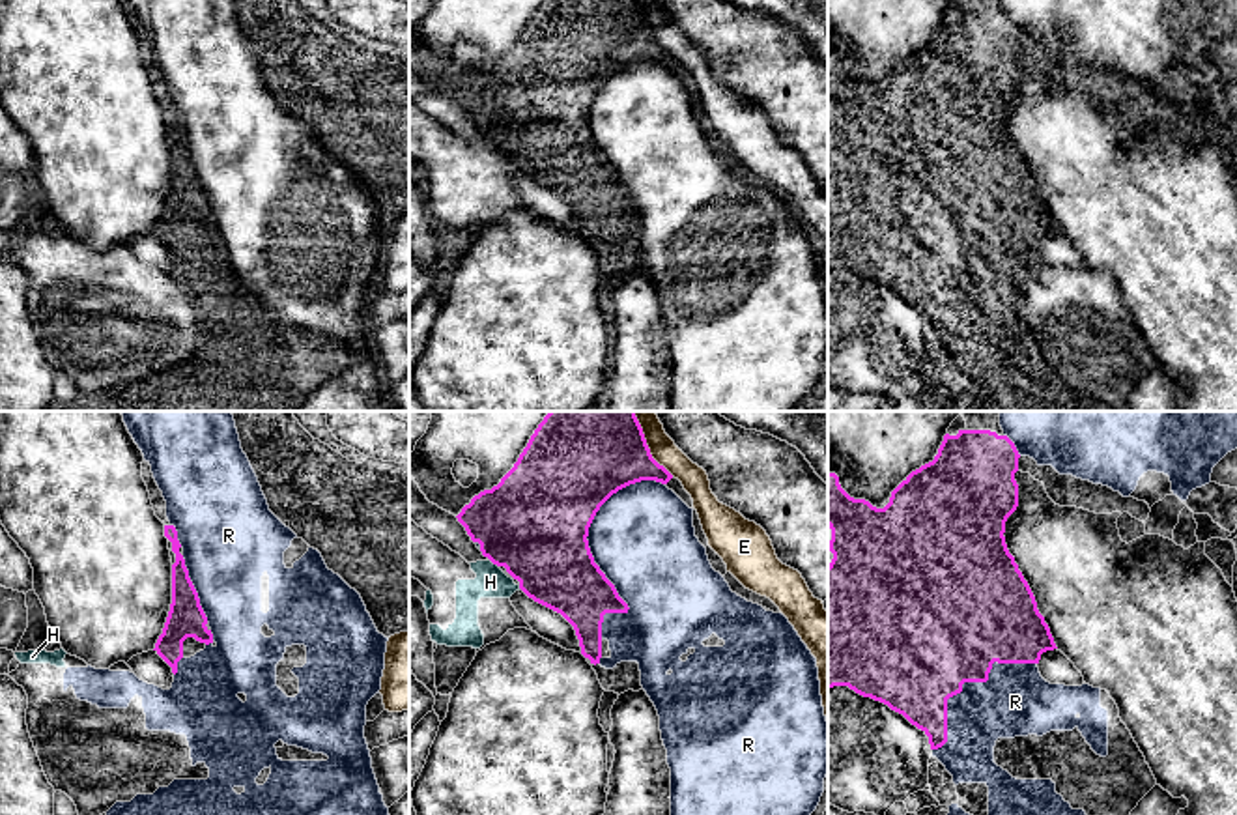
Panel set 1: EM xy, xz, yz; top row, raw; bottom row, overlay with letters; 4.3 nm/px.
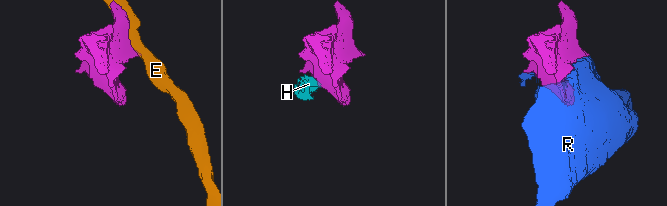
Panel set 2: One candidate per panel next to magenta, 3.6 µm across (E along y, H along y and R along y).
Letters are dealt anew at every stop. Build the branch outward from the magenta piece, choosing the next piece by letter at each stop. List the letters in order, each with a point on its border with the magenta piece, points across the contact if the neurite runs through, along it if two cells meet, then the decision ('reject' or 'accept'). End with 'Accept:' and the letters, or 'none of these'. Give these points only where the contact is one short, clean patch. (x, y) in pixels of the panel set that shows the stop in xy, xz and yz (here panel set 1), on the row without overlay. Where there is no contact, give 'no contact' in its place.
E: meets magenta in xz at (649, 30); reject
H: meets magenta in xz at (494, 144); border along xz (490, 141), (497, 148); reject
R: meets magenta in xz at (589, 133); reject
Accept: none of these

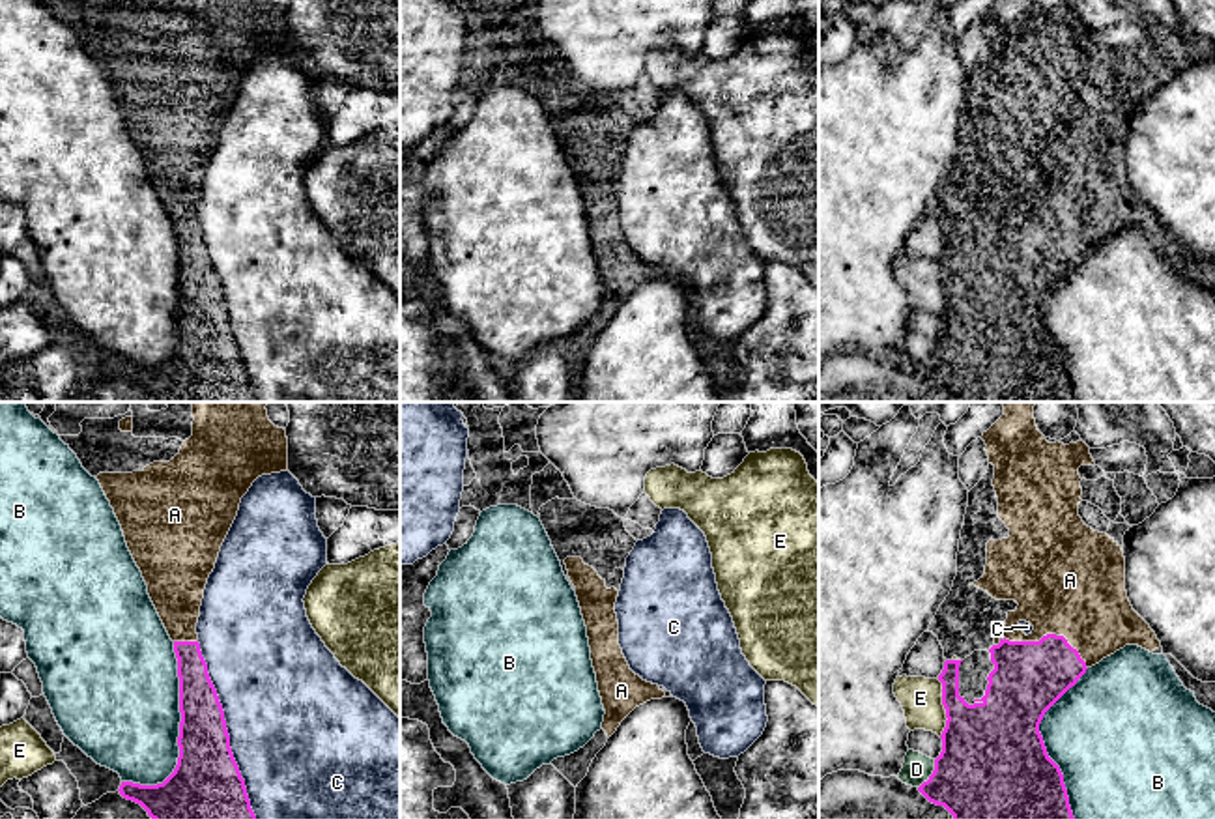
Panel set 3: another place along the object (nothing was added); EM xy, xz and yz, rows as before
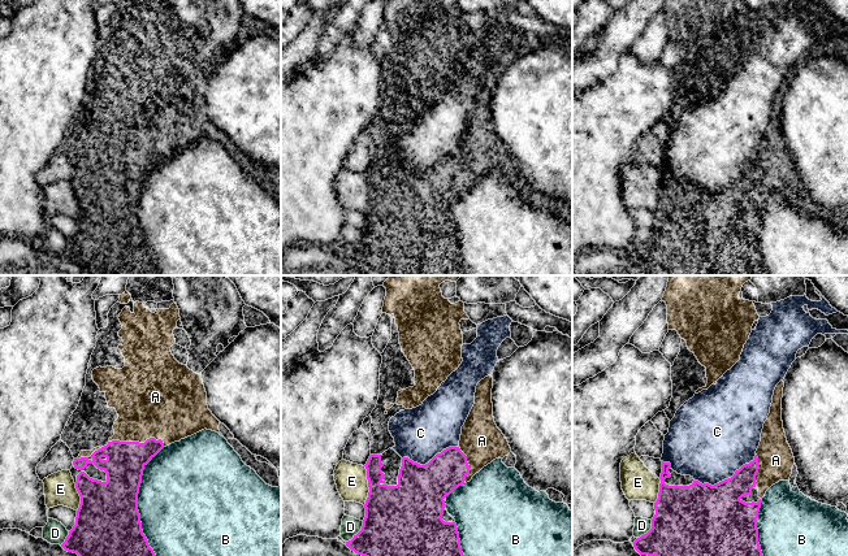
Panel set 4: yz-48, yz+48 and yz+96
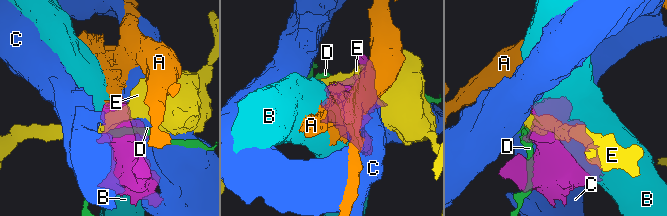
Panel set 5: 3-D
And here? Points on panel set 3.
A: meets magenta in yz at (1049, 215); accept
B: meets magenta in xy at (180, 313); reject
C: meets magenta in xy at (227, 313); reject
D: meets magenta in yz at (931, 356); border along yz (935, 341), (933, 354), (918, 369); reject
E: meets magenta in yz at (944, 288); reject
Accept: A

